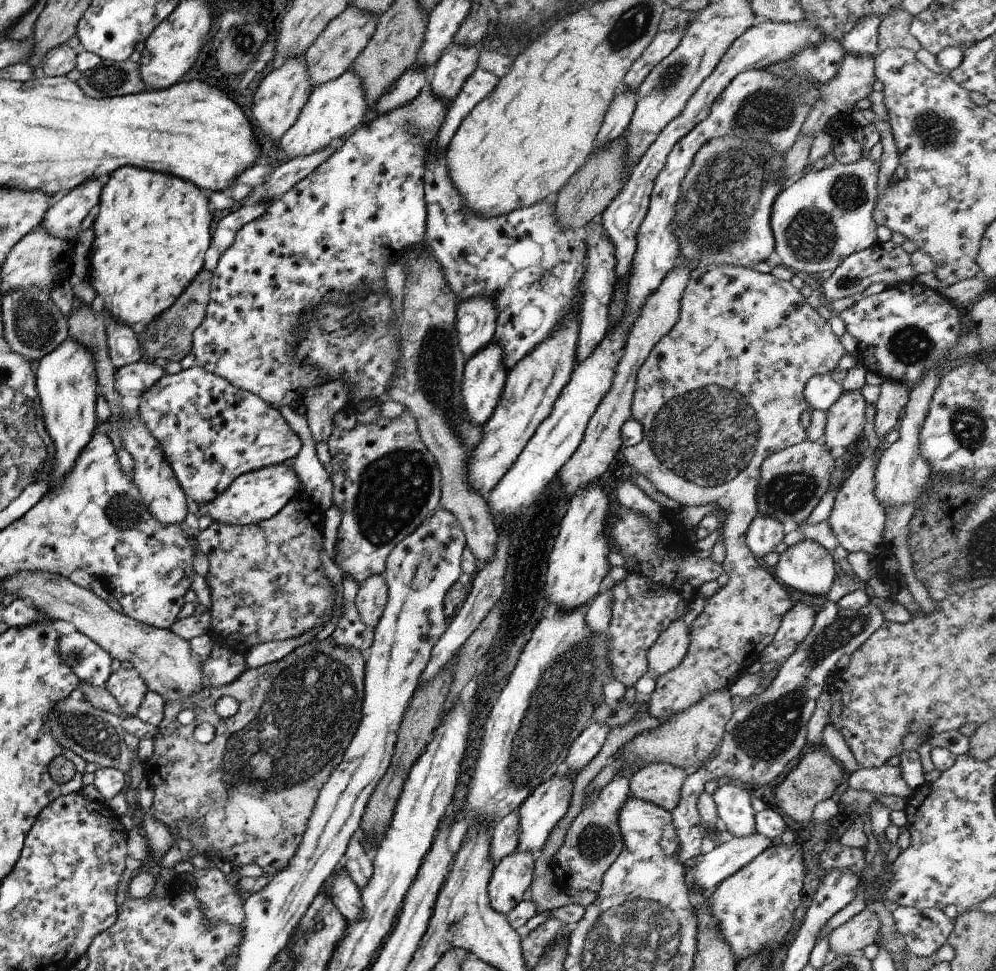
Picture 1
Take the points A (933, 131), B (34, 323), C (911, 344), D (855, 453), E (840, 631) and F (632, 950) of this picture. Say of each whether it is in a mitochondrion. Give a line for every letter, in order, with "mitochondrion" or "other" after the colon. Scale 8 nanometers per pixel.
A: mitochondrion
B: mitochondrion
C: mitochondrion
D: other
E: mitochondrion
F: mitochondrion

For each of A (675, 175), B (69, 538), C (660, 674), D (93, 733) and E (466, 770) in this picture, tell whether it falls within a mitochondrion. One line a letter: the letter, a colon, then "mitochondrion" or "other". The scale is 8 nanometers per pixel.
A: mitochondrion
B: mitochondrion
C: other
D: mitochondrion
E: other

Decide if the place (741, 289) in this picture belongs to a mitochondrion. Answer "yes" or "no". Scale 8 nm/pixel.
no

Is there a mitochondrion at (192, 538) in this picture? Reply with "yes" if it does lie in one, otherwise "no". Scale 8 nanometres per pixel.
no

